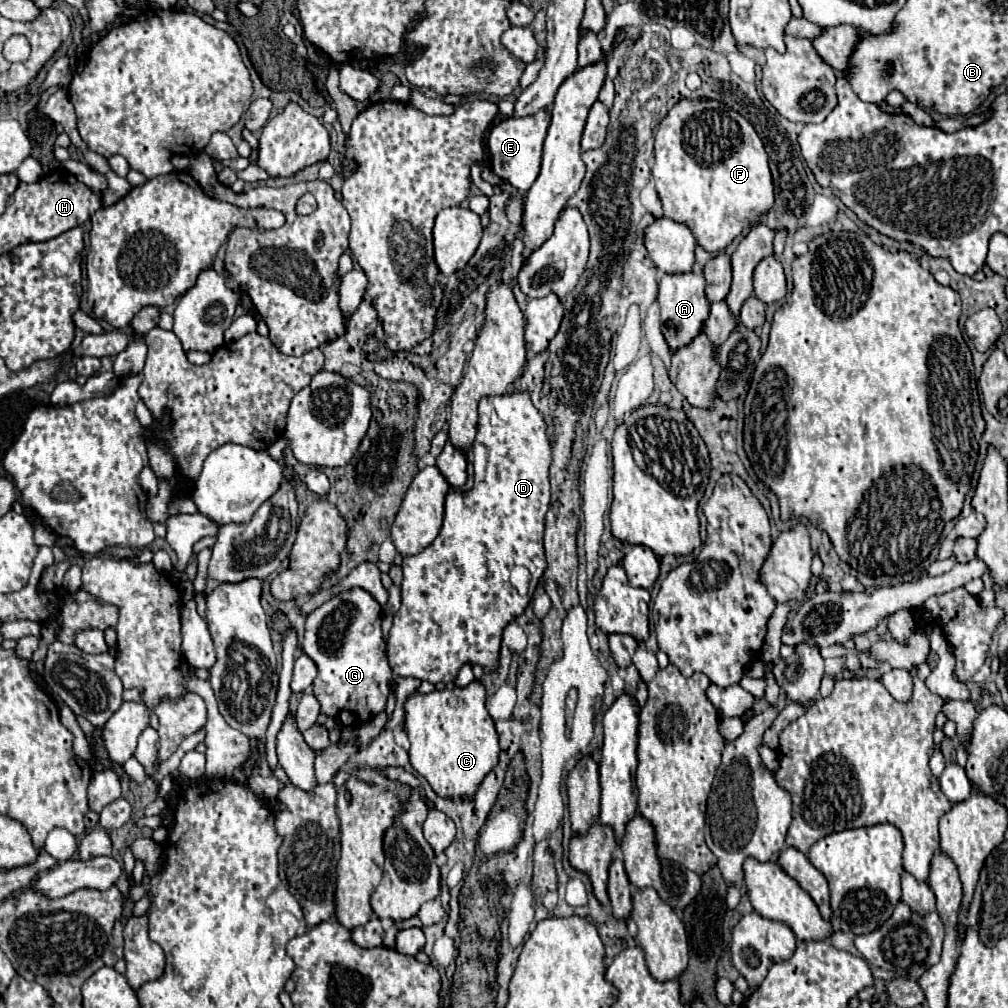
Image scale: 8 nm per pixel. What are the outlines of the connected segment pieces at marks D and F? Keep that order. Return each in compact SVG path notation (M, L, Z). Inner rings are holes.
M526 390L482 398L478 414L478 434L472 444L474 488L462 494L448 492L440 534L420 554L406 556L402 562L402 606L394 614L394 624L388 634L390 668L398 676L448 684L456 680L460 666L468 662L494 670L498 666L504 626L524 612L546 570L542 536L544 516L550 506L548 474L552 466L546 422ZM514 566L526 566L532 574L526 596L518 596L516 588L508 582L508 574Z
M680 100L666 114L656 132L656 164L652 180L662 200L664 216L684 222L706 252L722 252L744 226L768 212L774 204L774 184L768 168L768 154L754 126L736 110L718 100Z

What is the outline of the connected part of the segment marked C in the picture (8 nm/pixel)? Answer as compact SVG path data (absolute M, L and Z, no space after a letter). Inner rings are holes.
M472 680L466 688L446 688L446 690L434 690L430 694L412 692L404 702L404 728L410 738L410 764L412 768L428 780L432 790L442 798L454 798L454 796L474 796L476 788L484 780L488 772L492 772L498 764L498 736L494 730L494 722L484 706L486 702L486 690L478 680Z

